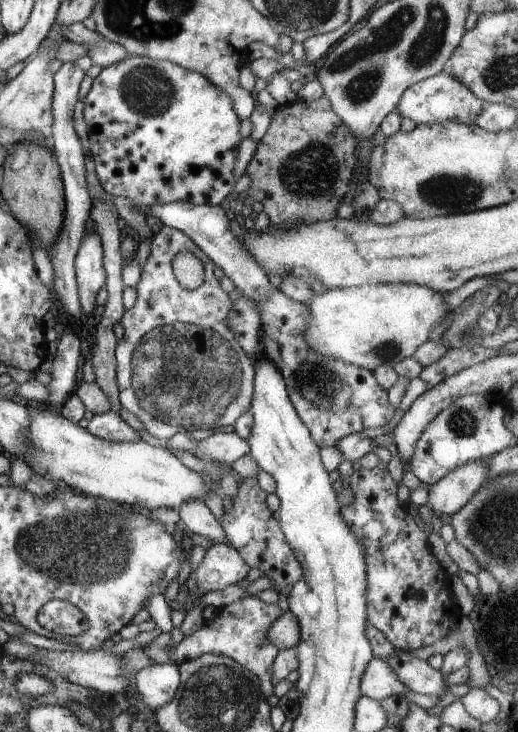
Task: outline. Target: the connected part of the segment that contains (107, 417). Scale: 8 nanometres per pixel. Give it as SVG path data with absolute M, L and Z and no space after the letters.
M116 411L94 415L86 429L98 438L110 441L136 442L141 439L138 432L130 427Z

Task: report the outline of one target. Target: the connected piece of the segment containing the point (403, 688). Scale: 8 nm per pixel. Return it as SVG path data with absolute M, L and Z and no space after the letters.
M375 657L369 662L364 672L360 692L366 697L382 701L390 696L396 695L406 698L407 702L414 702L420 708L432 708L441 699L440 696L420 695L412 692L405 684L398 680L398 676L385 659Z

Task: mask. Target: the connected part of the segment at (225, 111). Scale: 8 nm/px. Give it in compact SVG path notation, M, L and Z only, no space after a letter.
M131 55L103 68L82 102L96 175L109 195L130 198L138 206L162 206L180 201L216 206L233 192L234 168L242 142L241 119L230 96L204 74L174 62Z

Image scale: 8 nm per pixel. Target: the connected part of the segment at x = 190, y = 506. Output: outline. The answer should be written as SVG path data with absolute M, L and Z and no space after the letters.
M200 500L186 502L178 508L178 512L180 520L184 521L185 528L188 528L193 534L202 534L212 542L228 545L228 538L222 526L204 502Z

